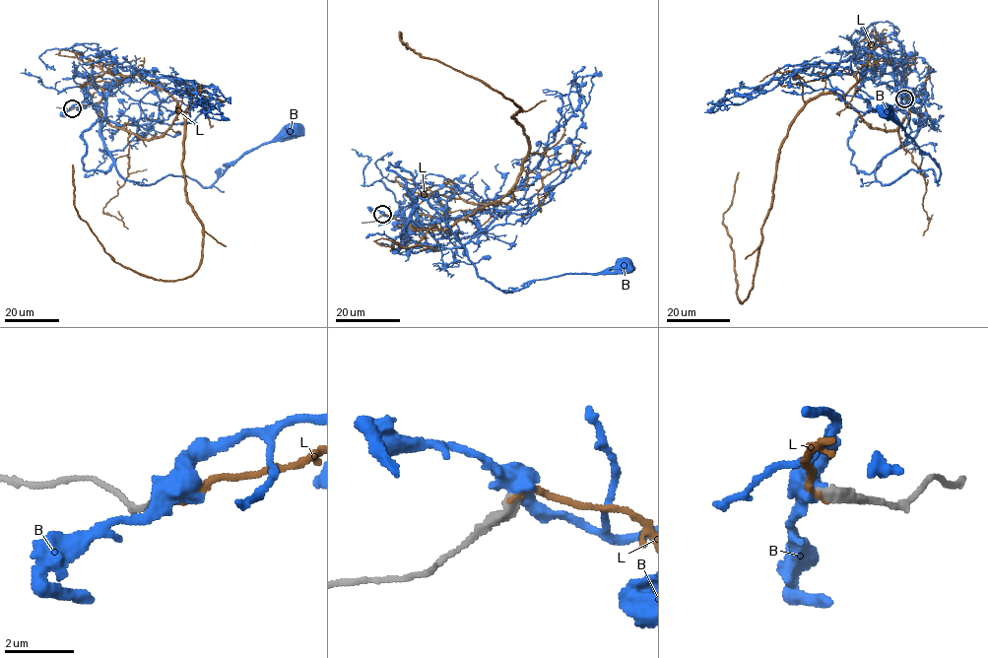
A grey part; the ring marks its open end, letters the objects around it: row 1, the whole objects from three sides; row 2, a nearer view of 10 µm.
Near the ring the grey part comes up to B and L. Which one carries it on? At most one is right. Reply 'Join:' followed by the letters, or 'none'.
Join: L

